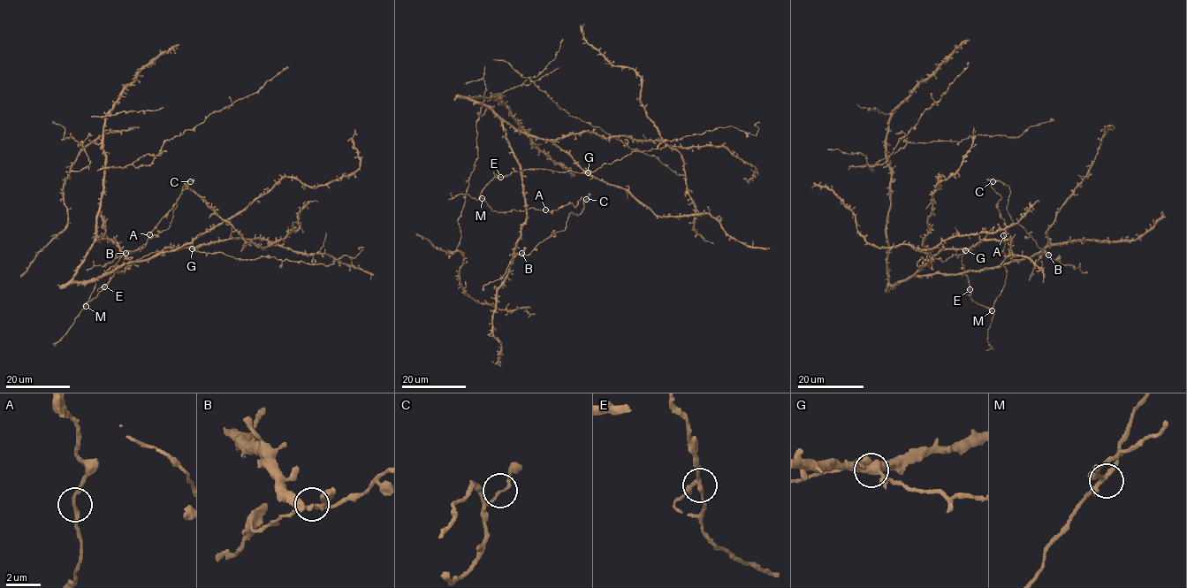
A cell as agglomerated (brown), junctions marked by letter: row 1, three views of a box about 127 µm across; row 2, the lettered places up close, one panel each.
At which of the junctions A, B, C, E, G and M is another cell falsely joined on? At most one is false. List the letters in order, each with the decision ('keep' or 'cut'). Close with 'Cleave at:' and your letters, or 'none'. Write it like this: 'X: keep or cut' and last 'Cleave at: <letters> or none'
A: keep
B: keep
C: keep
E: keep
G: cut
M: keep
Cleave at: G

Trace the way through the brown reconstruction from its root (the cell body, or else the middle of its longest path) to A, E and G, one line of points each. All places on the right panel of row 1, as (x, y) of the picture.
A: (923, 265), (941, 249), (964, 248), (961, 263), (970, 298), (991, 309), (1007, 277), (1003, 236)
E: (923, 265), (941, 249), (964, 248), (961, 263), (970, 289)
G: (923, 265), (941, 249), (965, 249)

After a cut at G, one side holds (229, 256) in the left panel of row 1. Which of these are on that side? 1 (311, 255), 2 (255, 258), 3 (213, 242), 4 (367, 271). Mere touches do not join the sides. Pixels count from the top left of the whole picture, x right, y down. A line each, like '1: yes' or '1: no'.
1: no
2: yes
3: no
4: no

